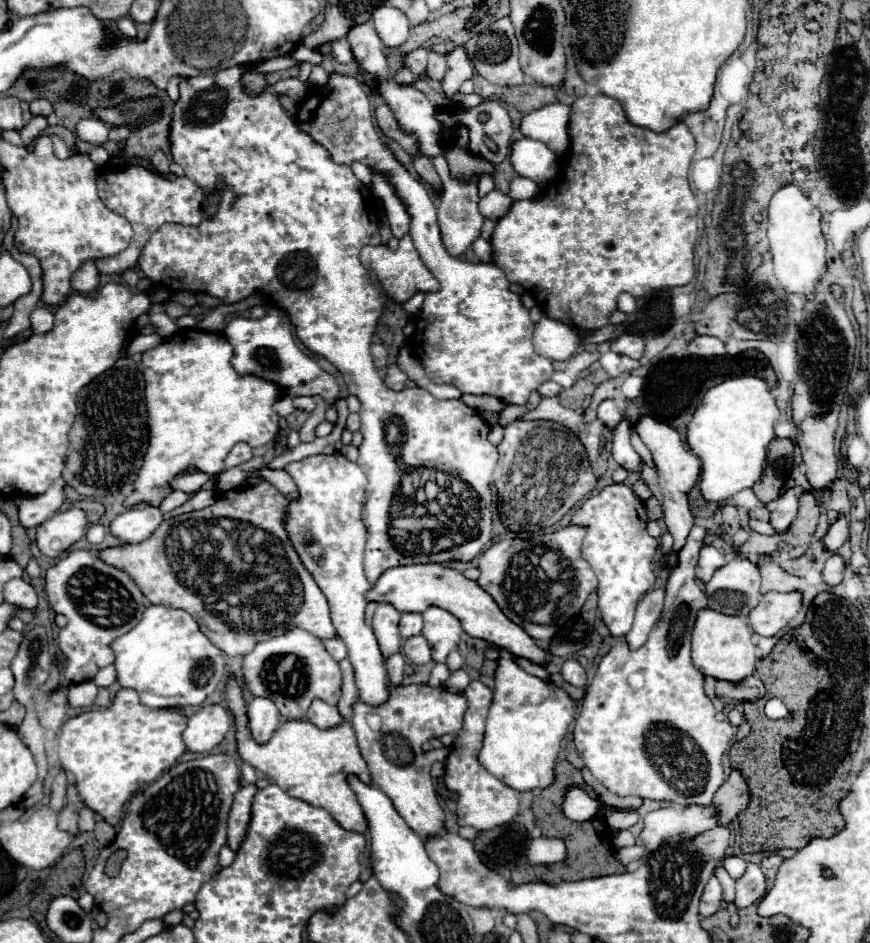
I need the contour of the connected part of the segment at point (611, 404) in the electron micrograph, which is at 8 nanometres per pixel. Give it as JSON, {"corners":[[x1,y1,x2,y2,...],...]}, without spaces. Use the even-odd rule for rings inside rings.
{"corners":[[604,400,600,406,598,406,598,420,610,428,614,428,620,420,622,420,622,412,618,410,616,402,614,400]]}

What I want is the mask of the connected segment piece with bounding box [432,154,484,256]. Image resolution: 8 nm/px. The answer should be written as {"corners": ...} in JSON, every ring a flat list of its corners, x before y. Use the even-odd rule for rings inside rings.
{"corners":[[440,154,440,156,434,156,432,158,432,164,444,184,444,190,440,194,440,208,438,208,438,224,440,224,440,232,442,232,442,242,448,250,448,254,452,256,460,256,466,252,466,248,480,236,480,228,482,228,482,222,484,222,484,216,478,212,478,188,476,188,476,182,478,178,472,178,470,182,458,182,450,176,450,170,448,170,448,164,446,164,446,158]]}

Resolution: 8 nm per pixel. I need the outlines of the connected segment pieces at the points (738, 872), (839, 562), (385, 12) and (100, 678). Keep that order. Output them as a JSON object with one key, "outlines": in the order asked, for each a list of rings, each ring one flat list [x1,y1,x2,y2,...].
{"outlines":[[[730,856,730,858,724,860,724,868,726,868,726,872,728,872,734,880,738,880,738,878,742,878,742,874,744,874,744,870,746,870,746,860,742,860,742,858,738,858,738,856]],[[832,554,828,560,826,560,826,566,822,570,822,576,824,576,824,582,828,586,836,586,842,582,842,574,844,574,844,560,840,554]],[[382,4,380,8,374,10,372,22,374,22,374,28,376,28,384,46,398,48,408,40,410,22,408,22,404,12,396,10,388,4]],[[110,664,110,666,102,668,102,670,96,674,94,684,96,684,96,686,110,686,114,680,116,680,116,668,114,668,114,664]]]}

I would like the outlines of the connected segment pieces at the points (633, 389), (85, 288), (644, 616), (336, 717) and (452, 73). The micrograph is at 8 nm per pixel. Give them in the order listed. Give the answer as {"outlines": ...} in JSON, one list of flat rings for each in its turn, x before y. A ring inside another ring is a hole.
{"outlines":[[[632,374,627,375,622,381,622,394,627,399,635,399,642,395,644,390,645,379,640,376,633,376]],[[88,260,82,268,72,276,72,288,78,294,90,294,100,286,100,272,96,270,96,260]],[[656,588,656,590,650,590,638,604,636,608,636,616,634,616,634,624,632,624,632,630,626,634,626,642,632,650,640,648,652,626,658,622,660,614,662,614,662,604,664,604,664,588]],[[314,700,310,710,308,710,308,716,306,716,314,726,326,730,326,728,332,728,332,726,340,726,340,722,344,722,342,714,338,712,336,706,330,706,322,700]],[[456,46,452,52,446,54,446,58,448,58,448,70,446,70,446,76,442,80,442,88,444,88,444,94,448,98,452,98,458,92,460,84,464,80,472,78,474,66,472,66,464,46]]]}

